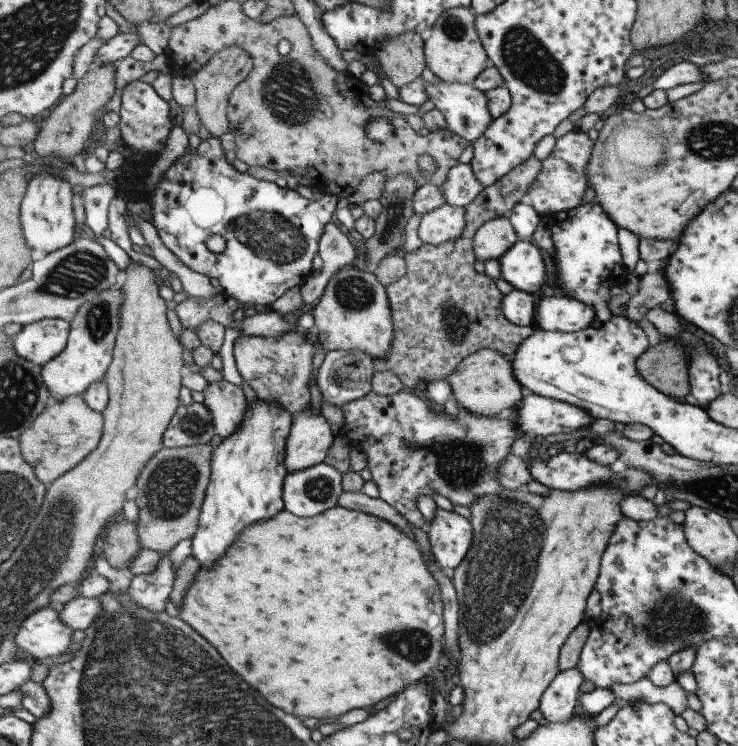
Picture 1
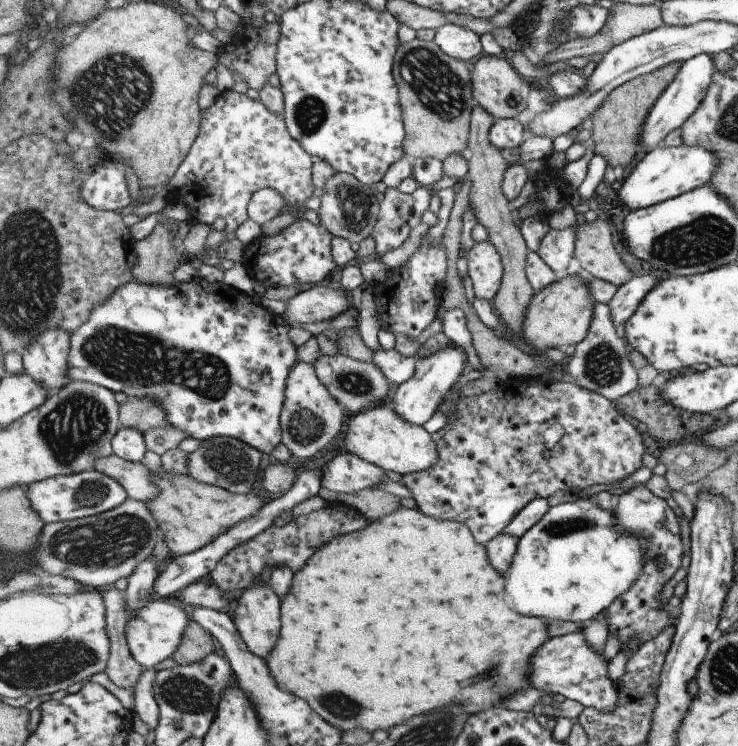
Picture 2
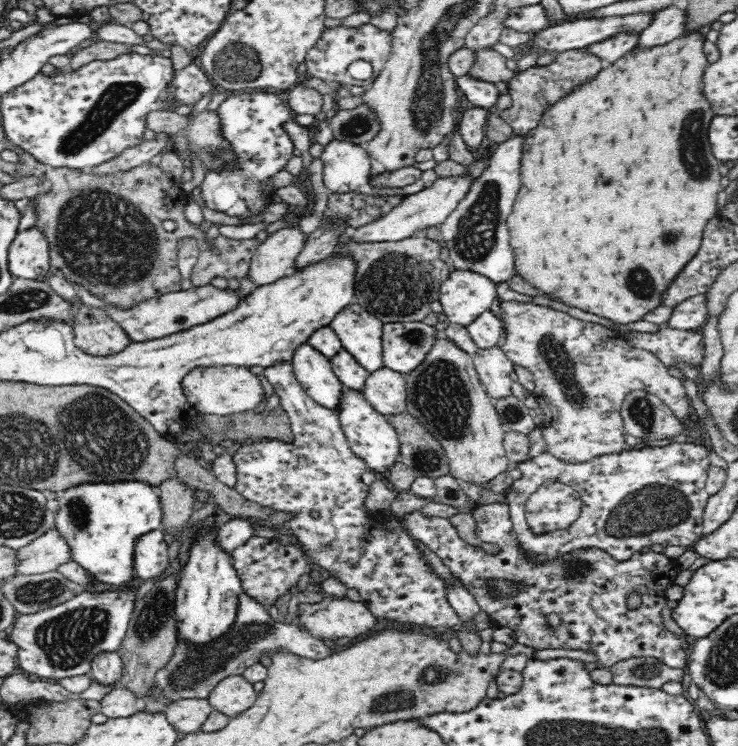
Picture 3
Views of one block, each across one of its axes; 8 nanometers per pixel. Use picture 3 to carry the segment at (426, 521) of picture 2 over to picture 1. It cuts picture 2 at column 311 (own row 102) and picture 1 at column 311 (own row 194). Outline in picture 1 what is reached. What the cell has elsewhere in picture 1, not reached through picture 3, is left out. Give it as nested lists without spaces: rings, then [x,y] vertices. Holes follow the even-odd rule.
[[[337,505],[315,518],[299,518],[285,509],[265,522],[251,524],[251,528],[247,528],[239,536],[235,546],[227,552],[227,556],[219,562],[215,570],[208,572],[200,567],[191,587],[187,589],[179,611],[182,619],[189,622],[199,634],[207,636],[207,640],[211,640],[211,644],[219,648],[219,652],[231,664],[231,668],[239,672],[253,688],[263,692],[263,696],[267,696],[271,704],[301,718],[311,717],[327,722],[347,714],[353,708],[377,706],[381,700],[387,700],[395,692],[401,692],[407,684],[413,684],[439,668],[445,657],[446,646],[446,621],[443,618],[444,604],[441,598],[441,587],[431,574],[427,560],[415,538],[412,539],[401,532],[400,528],[379,517]]]

